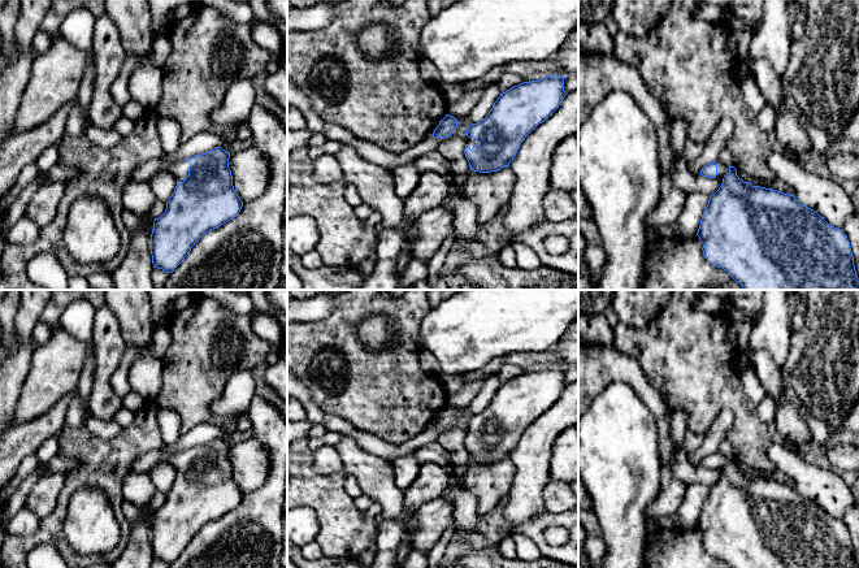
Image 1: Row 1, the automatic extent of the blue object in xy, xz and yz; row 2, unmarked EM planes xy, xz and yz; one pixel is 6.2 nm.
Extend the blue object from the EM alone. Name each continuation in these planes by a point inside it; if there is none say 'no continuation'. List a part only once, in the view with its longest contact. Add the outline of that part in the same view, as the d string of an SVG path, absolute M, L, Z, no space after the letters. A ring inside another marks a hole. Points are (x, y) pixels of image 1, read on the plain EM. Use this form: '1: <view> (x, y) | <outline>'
1: xy (179, 460) | M151 450L133 461L130 472L144 473L152 469L156 464L166 461L182 474L188 468L188 459L190 455L185 451L168 454L162 450Z

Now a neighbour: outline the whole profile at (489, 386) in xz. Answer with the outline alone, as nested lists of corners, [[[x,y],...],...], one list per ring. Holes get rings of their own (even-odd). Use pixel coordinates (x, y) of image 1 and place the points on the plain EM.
[[[496,373],[486,377],[480,383],[480,391],[469,403],[470,413],[472,415],[481,413],[489,406],[489,403],[491,402],[494,394],[498,391],[500,385],[502,385],[502,382]]]

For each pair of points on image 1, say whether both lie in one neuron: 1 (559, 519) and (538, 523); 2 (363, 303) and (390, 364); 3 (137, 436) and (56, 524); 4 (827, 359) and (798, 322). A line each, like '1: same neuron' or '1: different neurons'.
1: same neuron
2: same neuron
3: same neuron
4: different neurons

